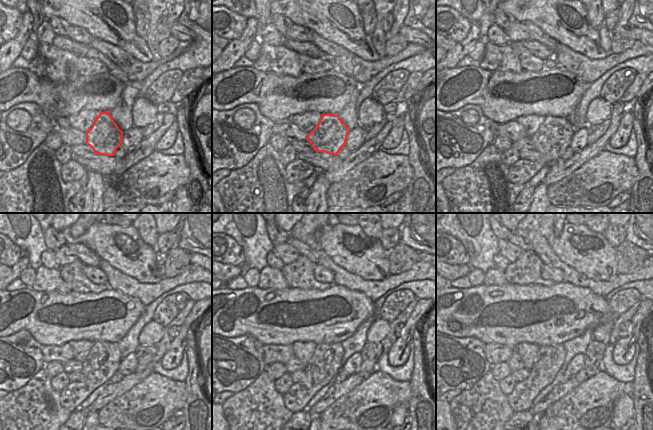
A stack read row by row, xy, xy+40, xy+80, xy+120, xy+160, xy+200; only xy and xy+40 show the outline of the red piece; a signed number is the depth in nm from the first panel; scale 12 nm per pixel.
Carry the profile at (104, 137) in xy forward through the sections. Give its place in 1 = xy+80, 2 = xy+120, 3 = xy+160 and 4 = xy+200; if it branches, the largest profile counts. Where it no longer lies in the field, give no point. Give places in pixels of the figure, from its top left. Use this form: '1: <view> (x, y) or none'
1: xy+80 (553, 137)
2: xy+120 (104, 358)
3: xy+160 (326, 361)
4: xy+200 (550, 358)

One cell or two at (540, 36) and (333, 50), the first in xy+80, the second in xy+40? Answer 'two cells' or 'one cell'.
one cell

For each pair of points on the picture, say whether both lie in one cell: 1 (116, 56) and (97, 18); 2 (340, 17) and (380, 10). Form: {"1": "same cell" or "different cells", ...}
{"1": "different cells", "2": "different cells"}

